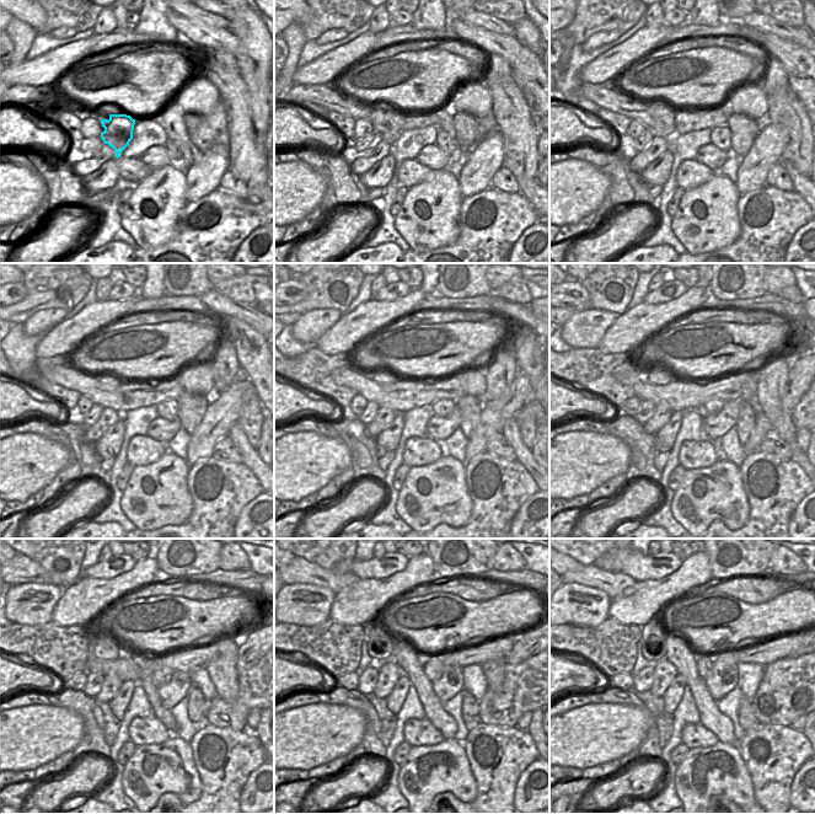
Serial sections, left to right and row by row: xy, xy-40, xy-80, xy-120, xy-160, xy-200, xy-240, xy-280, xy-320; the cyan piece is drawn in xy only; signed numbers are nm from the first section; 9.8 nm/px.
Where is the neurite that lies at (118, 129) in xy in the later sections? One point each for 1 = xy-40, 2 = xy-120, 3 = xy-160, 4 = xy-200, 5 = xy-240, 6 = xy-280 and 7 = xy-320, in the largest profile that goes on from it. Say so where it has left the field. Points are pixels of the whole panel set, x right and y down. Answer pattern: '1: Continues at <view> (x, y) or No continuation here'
1: Continues at xy-40 (390, 132)
2: Continues at xy-120 (107, 381)
3: Continues at xy-160 (384, 378)
4: Continues at xy-200 (660, 376)
5: Continues at xy-240 (106, 648)
6: Continues at xy-280 (379, 643)
7: Continues at xy-320 (653, 636).

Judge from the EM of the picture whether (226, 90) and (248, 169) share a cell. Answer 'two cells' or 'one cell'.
one cell

